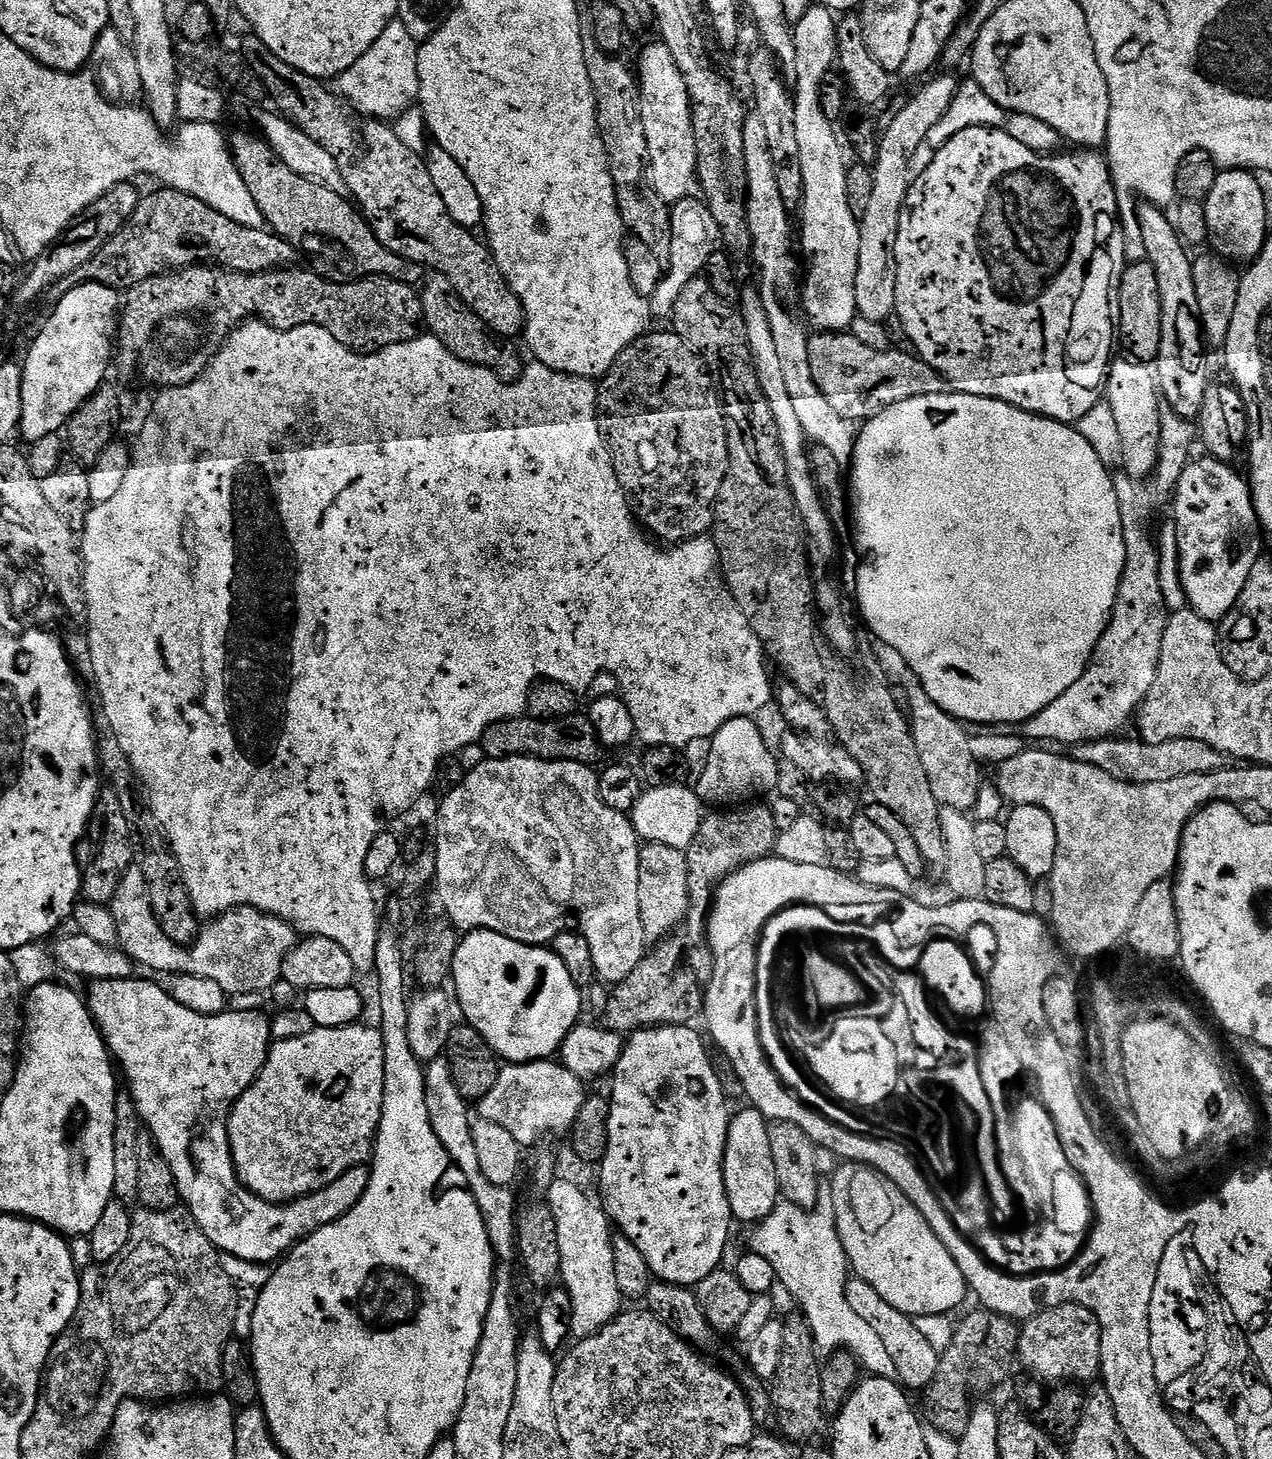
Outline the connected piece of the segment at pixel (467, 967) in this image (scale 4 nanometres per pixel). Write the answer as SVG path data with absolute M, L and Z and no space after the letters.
M469 932L461 939L454 954L450 980L453 985L456 983L456 996L464 1011L463 1019L478 1030L501 1061L508 1064L529 1064L555 1057L570 1030L581 1019L581 989L574 978L570 978L566 966L562 966L562 958L544 946L514 942L514 938L493 932Z

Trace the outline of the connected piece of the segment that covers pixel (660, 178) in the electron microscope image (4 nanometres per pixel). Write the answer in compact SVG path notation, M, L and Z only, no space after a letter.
M654 42L641 50L638 83L642 127L646 130L648 147L646 180L649 185L652 183L650 192L655 199L673 206L678 201L691 197L697 187L698 148L692 121L692 99L682 74L678 74L678 66L674 66L674 57L670 50L666 50L664 43Z

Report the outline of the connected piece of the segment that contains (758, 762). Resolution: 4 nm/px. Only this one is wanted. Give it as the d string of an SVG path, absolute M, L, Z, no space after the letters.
M743 716L726 722L713 734L708 748L708 761L700 772L700 781L694 784L694 791L701 801L708 800L712 806L740 806L752 802L755 796L776 792L778 782L778 756L768 749L755 719Z

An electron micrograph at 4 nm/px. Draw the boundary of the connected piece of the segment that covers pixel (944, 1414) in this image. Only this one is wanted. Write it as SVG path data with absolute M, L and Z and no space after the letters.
M988 1309L974 1310L959 1324L954 1334L951 1333L948 1346L946 1344L941 1351L938 1372L922 1392L922 1414L927 1425L957 1440L969 1426L973 1410L970 1402L972 1390L980 1394L1002 1385L1016 1366L1019 1355L1019 1325Z

